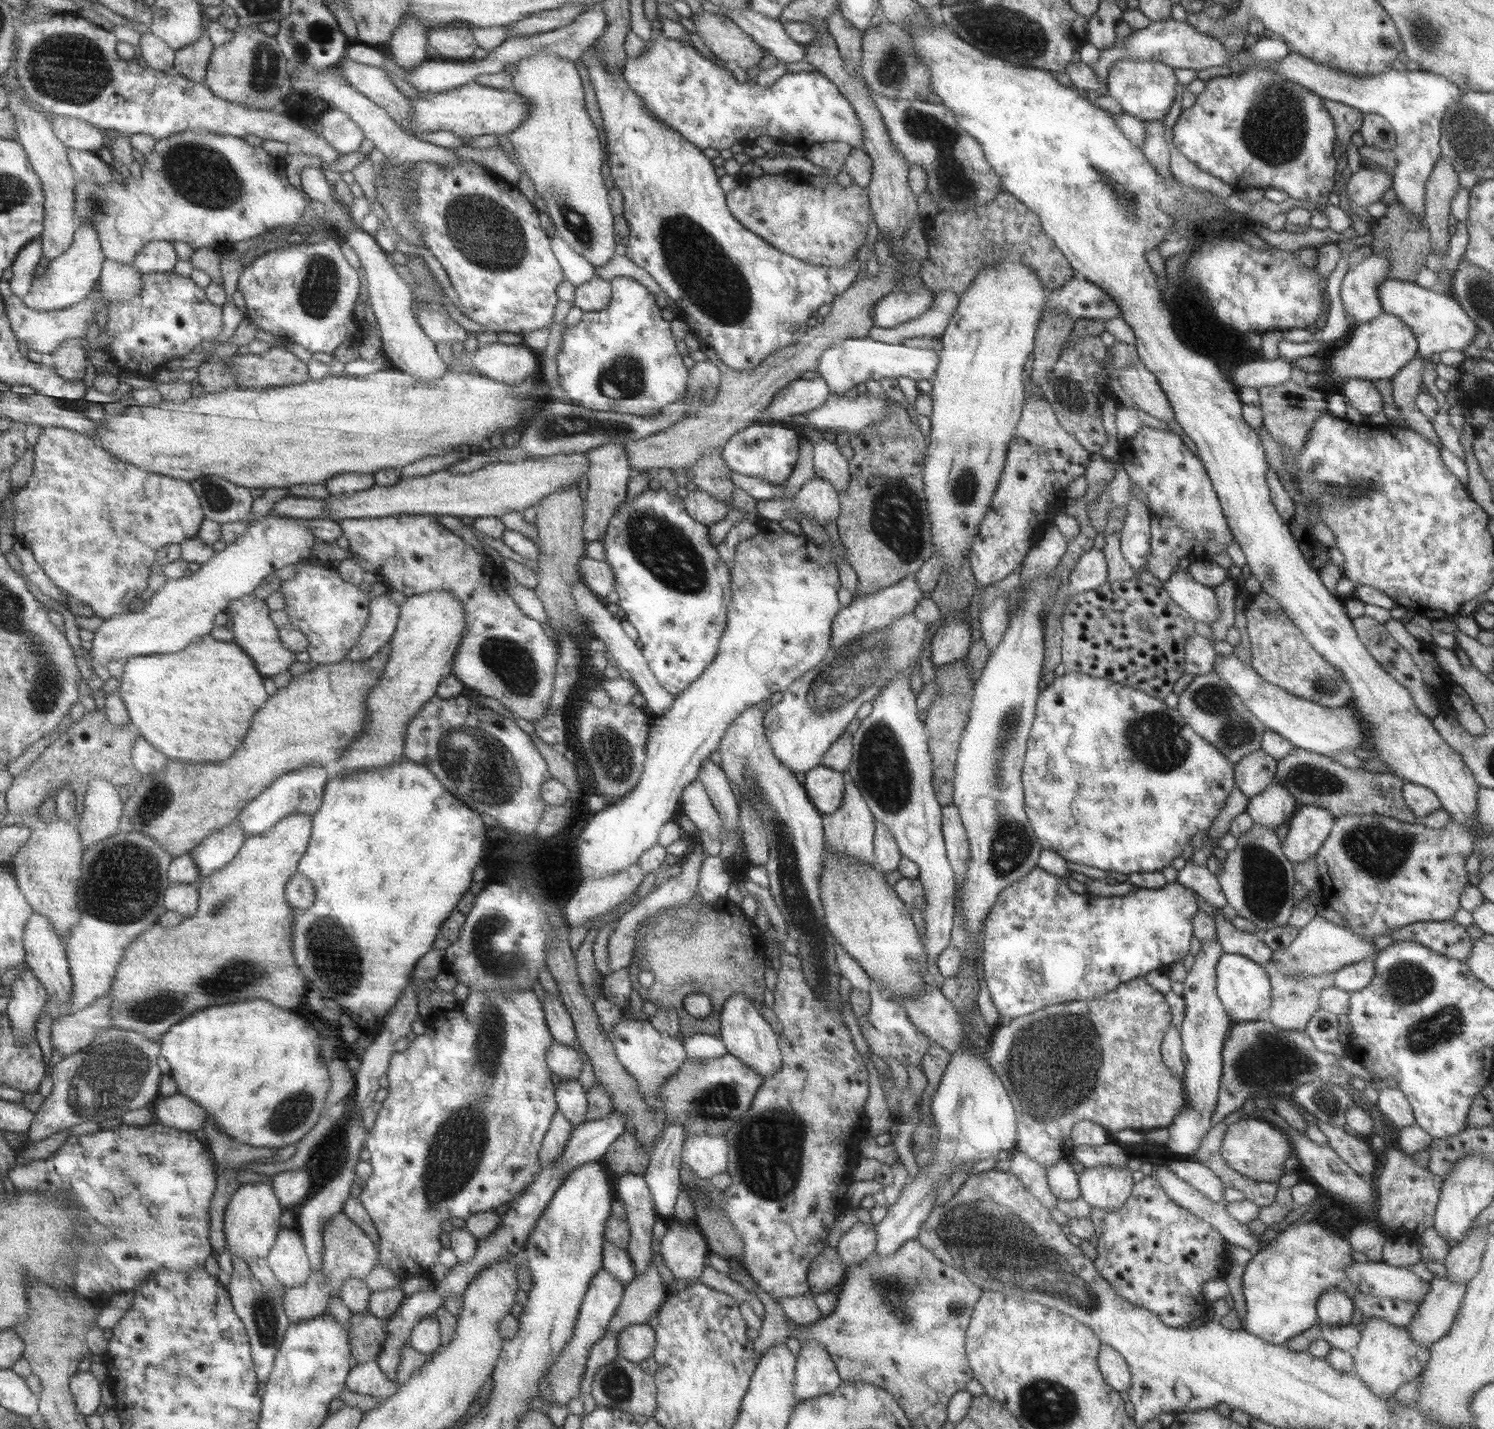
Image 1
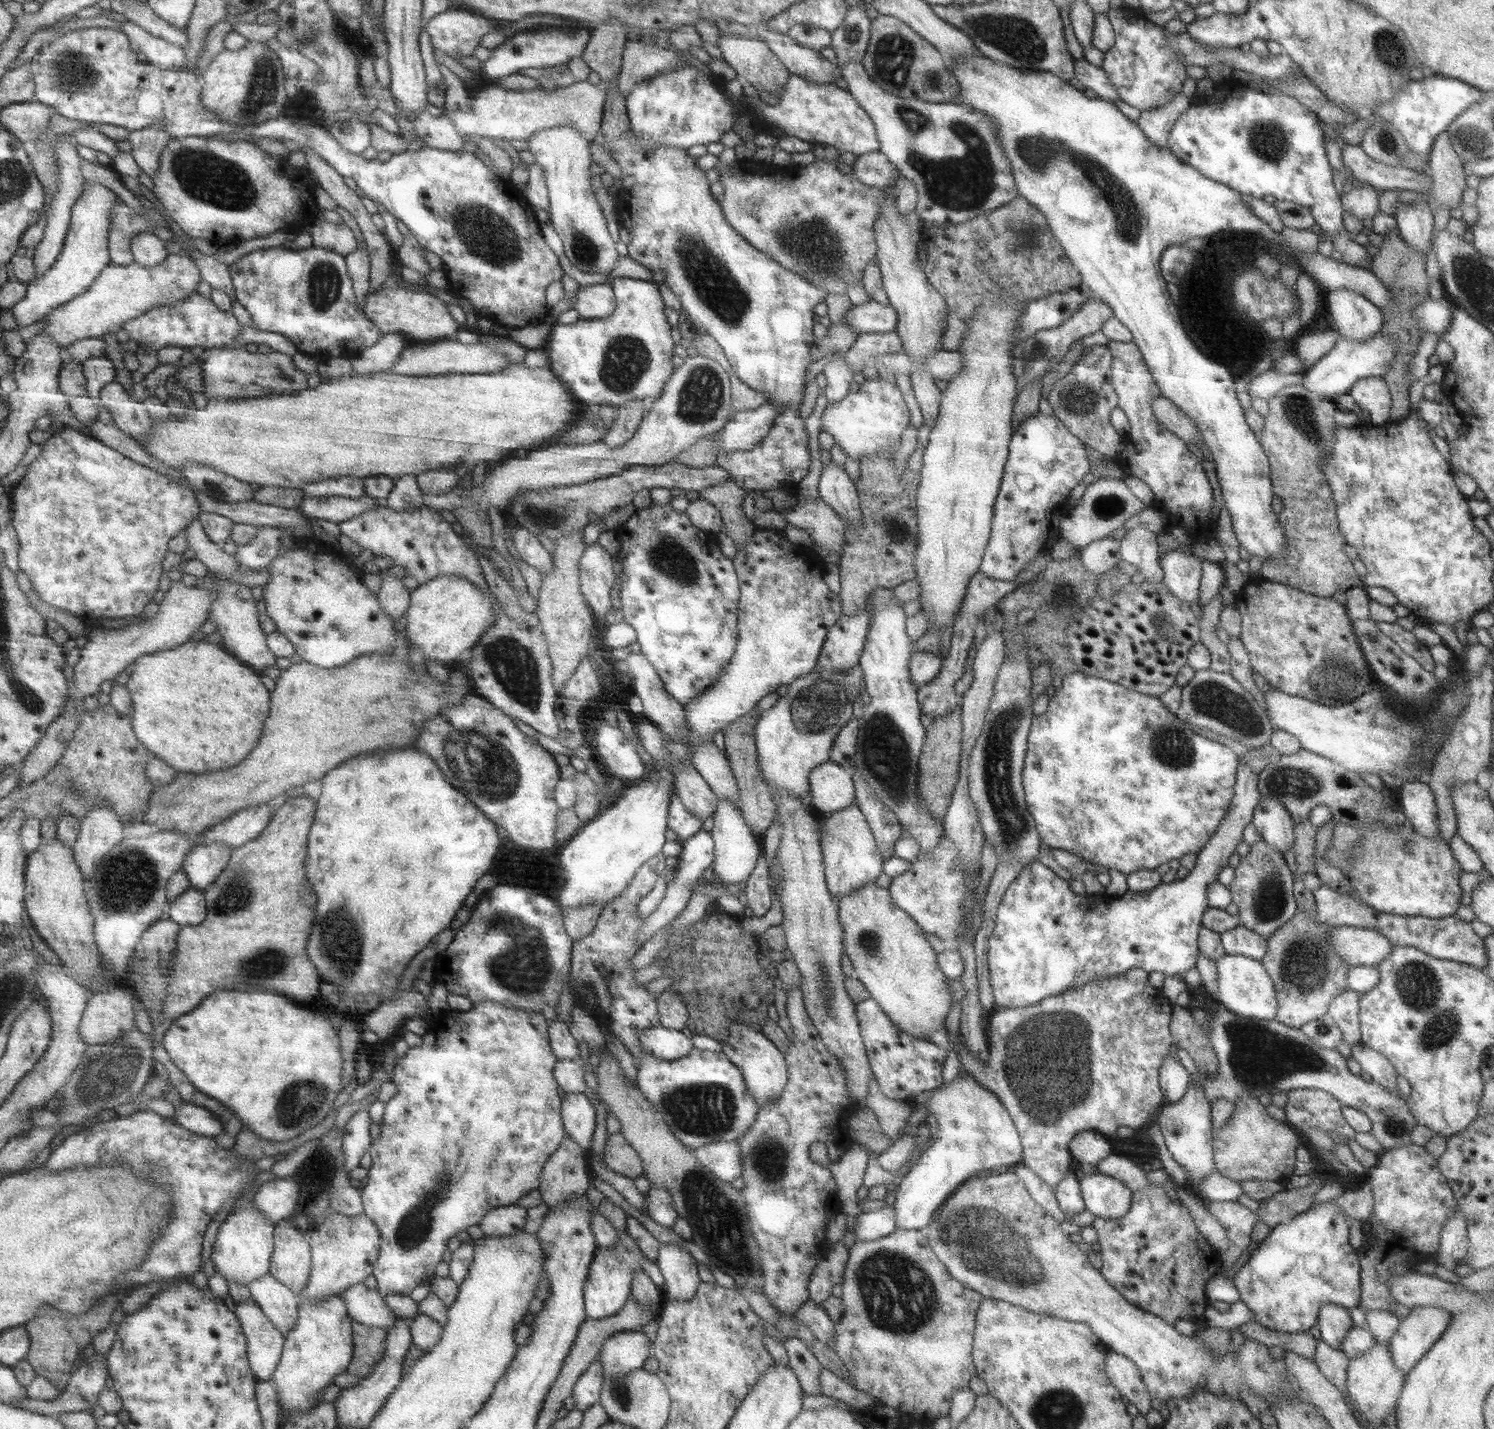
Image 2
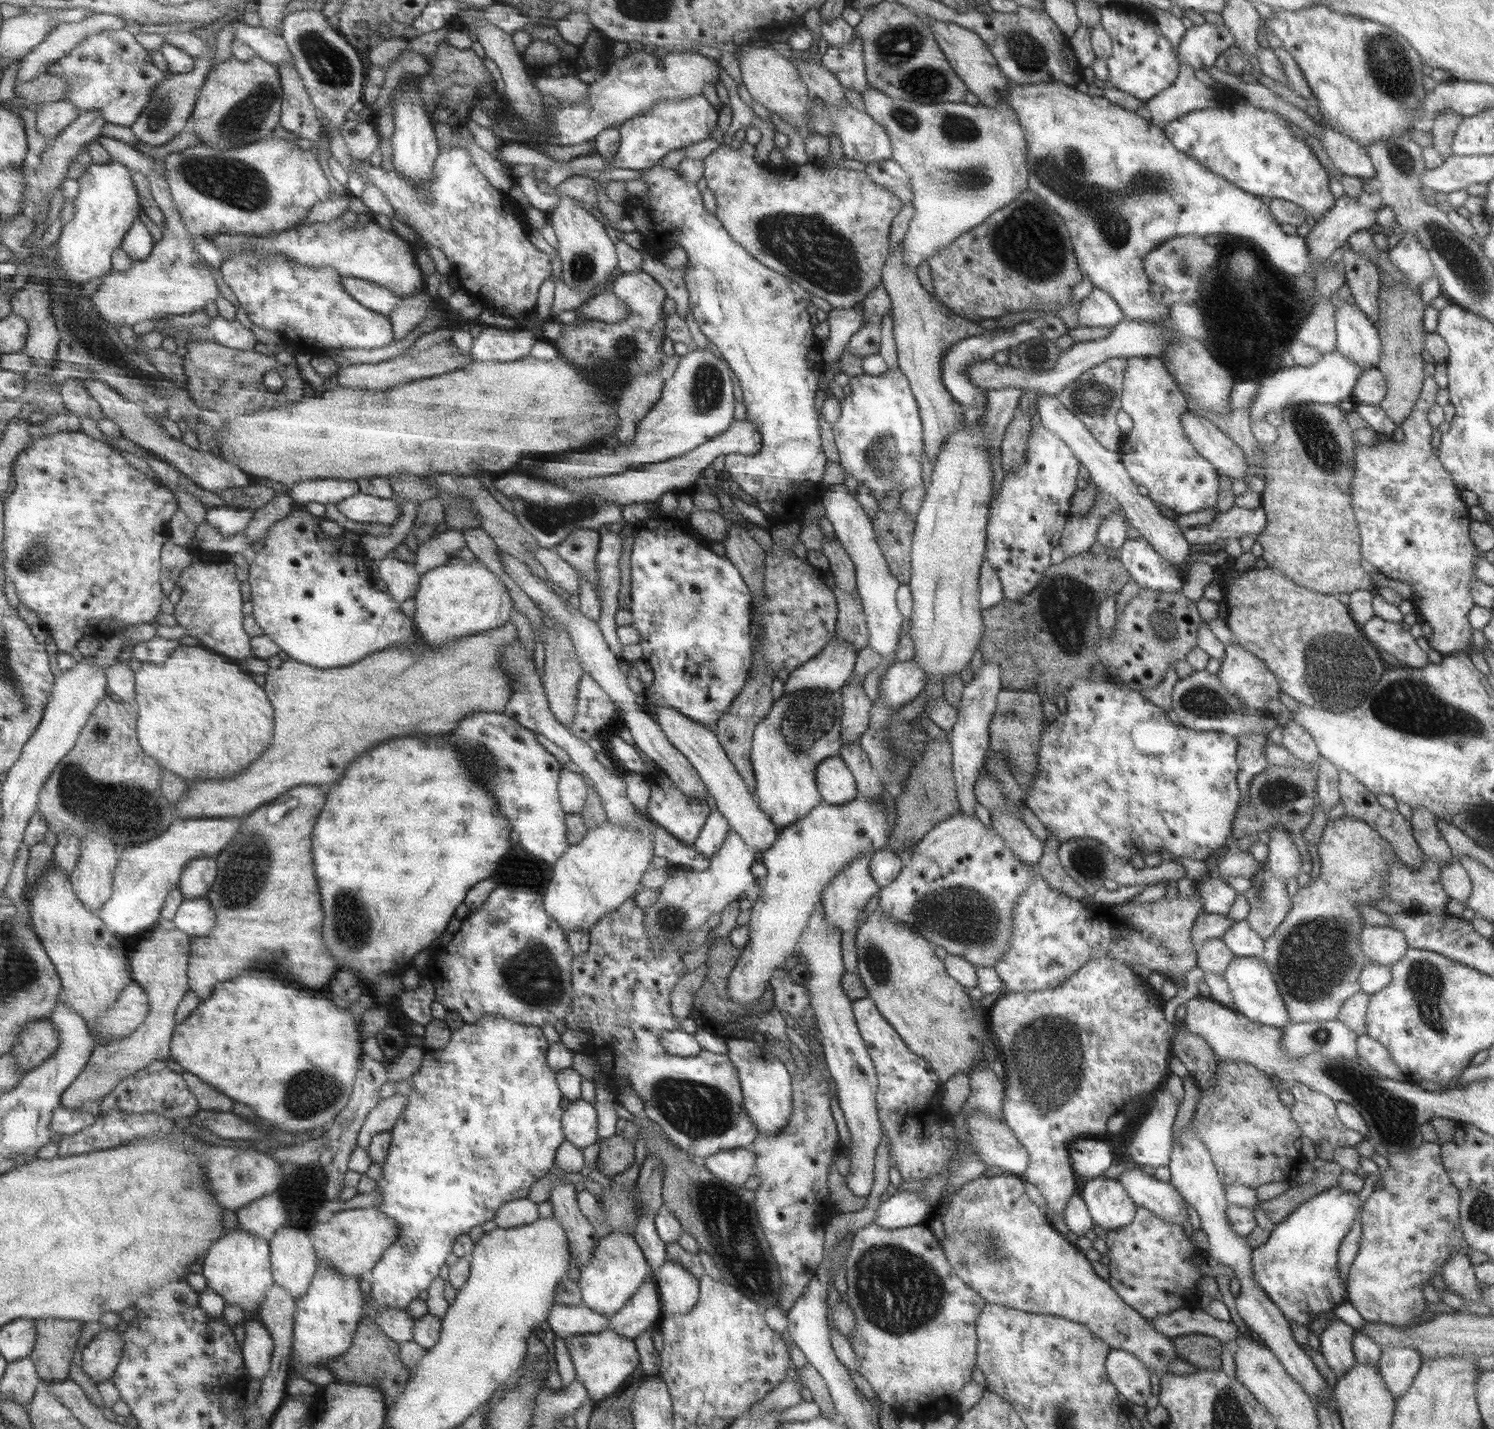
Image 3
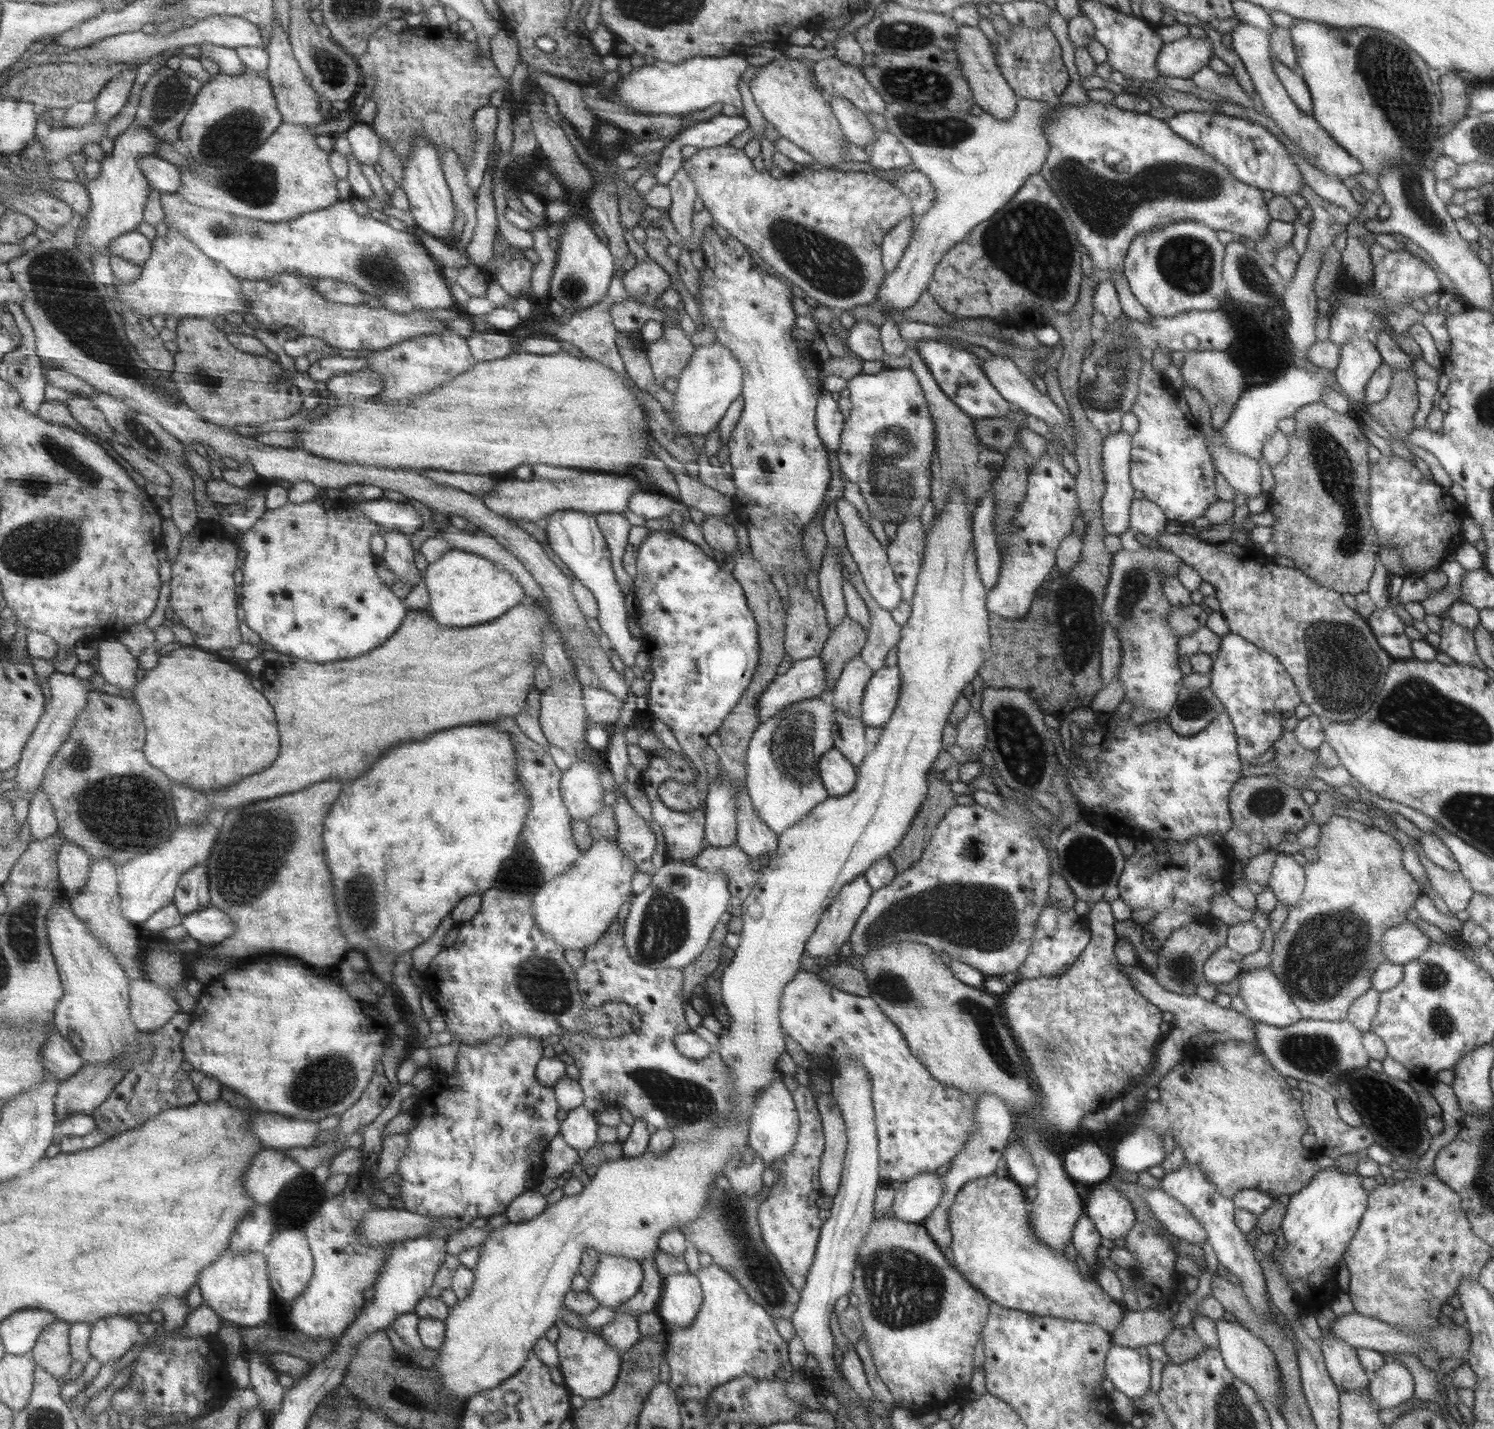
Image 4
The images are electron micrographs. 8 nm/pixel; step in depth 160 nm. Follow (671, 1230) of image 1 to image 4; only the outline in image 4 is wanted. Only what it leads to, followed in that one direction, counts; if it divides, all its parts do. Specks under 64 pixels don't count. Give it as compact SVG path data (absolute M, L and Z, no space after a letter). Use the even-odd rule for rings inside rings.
M670 1274L663 1279L663 1289L656 1311L667 1329L690 1326L703 1303L703 1288L697 1275Z

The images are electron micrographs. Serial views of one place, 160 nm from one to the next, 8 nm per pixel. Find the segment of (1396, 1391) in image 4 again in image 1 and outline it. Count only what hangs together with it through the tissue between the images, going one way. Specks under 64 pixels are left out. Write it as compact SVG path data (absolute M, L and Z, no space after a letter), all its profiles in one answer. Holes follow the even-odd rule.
M1436 1276L1429 1285L1429 1294L1406 1326L1413 1342L1419 1342L1421 1346L1431 1346L1451 1329L1468 1288L1466 1283L1450 1282L1446 1277Z

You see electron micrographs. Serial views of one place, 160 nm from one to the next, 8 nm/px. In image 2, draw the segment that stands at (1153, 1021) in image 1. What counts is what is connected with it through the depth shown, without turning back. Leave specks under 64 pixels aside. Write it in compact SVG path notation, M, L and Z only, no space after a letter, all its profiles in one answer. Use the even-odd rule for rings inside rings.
M1128 969L1125 973L1103 976L1094 980L1088 981L1086 984L1069 988L1057 994L1044 998L1040 1002L1028 1006L1014 1007L1013 1009L994 1008L992 1016L989 1020L988 1028L988 1043L990 1049L990 1056L987 1062L977 1060L971 1052L962 1045L960 1054L957 1052L958 1037L954 1050L956 1052L955 1063L964 1067L980 1086L991 1090L999 1101L1006 1107L1013 1122L1015 1123L1017 1132L1021 1138L1023 1147L1022 1163L1032 1171L1038 1174L1038 1177L1046 1183L1046 1185L1056 1189L1058 1183L1062 1183L1062 1179L1066 1177L1072 1166L1072 1154L1069 1150L1070 1142L1076 1134L1082 1131L1097 1131L1102 1135L1114 1134L1116 1128L1125 1126L1129 1128L1141 1128L1145 1124L1151 1122L1152 1117L1160 1114L1159 1110L1165 1105L1165 1100L1162 1094L1162 1089L1159 1085L1159 1072L1162 1065L1165 1063L1167 1056L1170 1054L1170 1046L1172 1046L1171 1028L1169 1022L1171 1021L1173 1007L1170 1001L1165 997L1161 988L1155 987L1149 979L1149 972L1144 969Z

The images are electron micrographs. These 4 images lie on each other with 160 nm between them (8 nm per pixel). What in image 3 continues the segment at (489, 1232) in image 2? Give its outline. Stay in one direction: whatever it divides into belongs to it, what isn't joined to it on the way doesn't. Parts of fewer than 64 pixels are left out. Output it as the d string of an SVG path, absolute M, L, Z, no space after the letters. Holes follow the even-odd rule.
M518 1198L505 1202L505 1205L498 1210L494 1221L498 1227L512 1228L529 1225L540 1218L538 1203L528 1198Z

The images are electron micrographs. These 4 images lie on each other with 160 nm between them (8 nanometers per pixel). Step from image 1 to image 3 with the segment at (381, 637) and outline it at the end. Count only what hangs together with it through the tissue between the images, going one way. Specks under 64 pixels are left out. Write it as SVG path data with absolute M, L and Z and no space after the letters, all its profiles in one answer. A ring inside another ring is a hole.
M388 553L378 562L380 578L388 586L391 594L398 602L414 598L420 588L421 575L413 563L406 562L397 557L397 554Z

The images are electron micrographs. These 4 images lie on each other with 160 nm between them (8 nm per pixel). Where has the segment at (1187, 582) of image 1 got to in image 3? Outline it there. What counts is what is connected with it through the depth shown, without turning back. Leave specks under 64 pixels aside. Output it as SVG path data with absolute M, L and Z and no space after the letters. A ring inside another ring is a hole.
M1042 395L1037 398L1037 403L1041 424L1048 430L1052 430L1073 450L1074 456L1081 462L1083 472L1088 475L1089 481L1093 482L1100 491L1107 492L1116 498L1129 524L1140 532L1152 548L1164 557L1164 560L1172 563L1183 578L1183 574L1187 573L1185 568L1189 561L1186 557L1191 552L1191 544L1185 539L1184 533L1179 529L1175 520L1164 517L1150 497L1138 493L1137 484L1134 484L1127 468L1122 464L1120 452L1108 450L1098 443L1087 426L1073 412L1070 412L1057 396Z

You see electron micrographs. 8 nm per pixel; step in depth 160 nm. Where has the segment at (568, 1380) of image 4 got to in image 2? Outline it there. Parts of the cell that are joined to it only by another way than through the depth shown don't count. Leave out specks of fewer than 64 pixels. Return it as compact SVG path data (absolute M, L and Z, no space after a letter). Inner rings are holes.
M642 1330L620 1331L607 1338L597 1356L605 1380L643 1368L645 1360L652 1354L652 1346Z

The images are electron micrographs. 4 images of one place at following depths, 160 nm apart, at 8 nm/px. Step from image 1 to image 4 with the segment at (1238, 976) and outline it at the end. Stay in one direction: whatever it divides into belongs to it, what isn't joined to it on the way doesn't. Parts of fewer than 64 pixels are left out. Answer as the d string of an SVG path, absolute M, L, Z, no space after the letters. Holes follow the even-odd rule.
M1269 967L1245 970L1239 975L1239 995L1248 1005L1250 1018L1278 1028L1296 1024L1303 1019L1283 982Z

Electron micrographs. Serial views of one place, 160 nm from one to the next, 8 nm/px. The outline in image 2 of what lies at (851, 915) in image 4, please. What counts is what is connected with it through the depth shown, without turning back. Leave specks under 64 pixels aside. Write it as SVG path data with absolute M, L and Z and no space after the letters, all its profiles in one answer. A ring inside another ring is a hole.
M856 804L832 813L822 822L821 849L825 866L825 881L835 902L882 874L884 858L877 847L870 825Z

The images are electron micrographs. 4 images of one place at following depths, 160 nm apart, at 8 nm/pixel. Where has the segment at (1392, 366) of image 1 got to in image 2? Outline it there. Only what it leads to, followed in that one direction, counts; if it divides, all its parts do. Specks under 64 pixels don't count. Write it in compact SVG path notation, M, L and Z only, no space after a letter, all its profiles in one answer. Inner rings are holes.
M1381 332L1364 342L1352 342L1339 338L1335 347L1316 364L1304 368L1301 385L1310 392L1315 392L1326 399L1348 394L1354 383L1361 378L1382 377L1390 368L1395 357L1395 346Z

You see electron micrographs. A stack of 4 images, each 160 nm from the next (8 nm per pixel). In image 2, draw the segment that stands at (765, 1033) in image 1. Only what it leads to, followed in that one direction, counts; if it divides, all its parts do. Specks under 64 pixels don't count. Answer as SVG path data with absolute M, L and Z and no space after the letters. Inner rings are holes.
M735 1022L729 1026L729 1037L723 1043L723 1053L742 1072L748 1092L754 1097L759 1109L773 1102L773 1098L786 1088L789 1074L785 1061L785 1054L768 1039L761 1030L756 1030L744 1024Z

